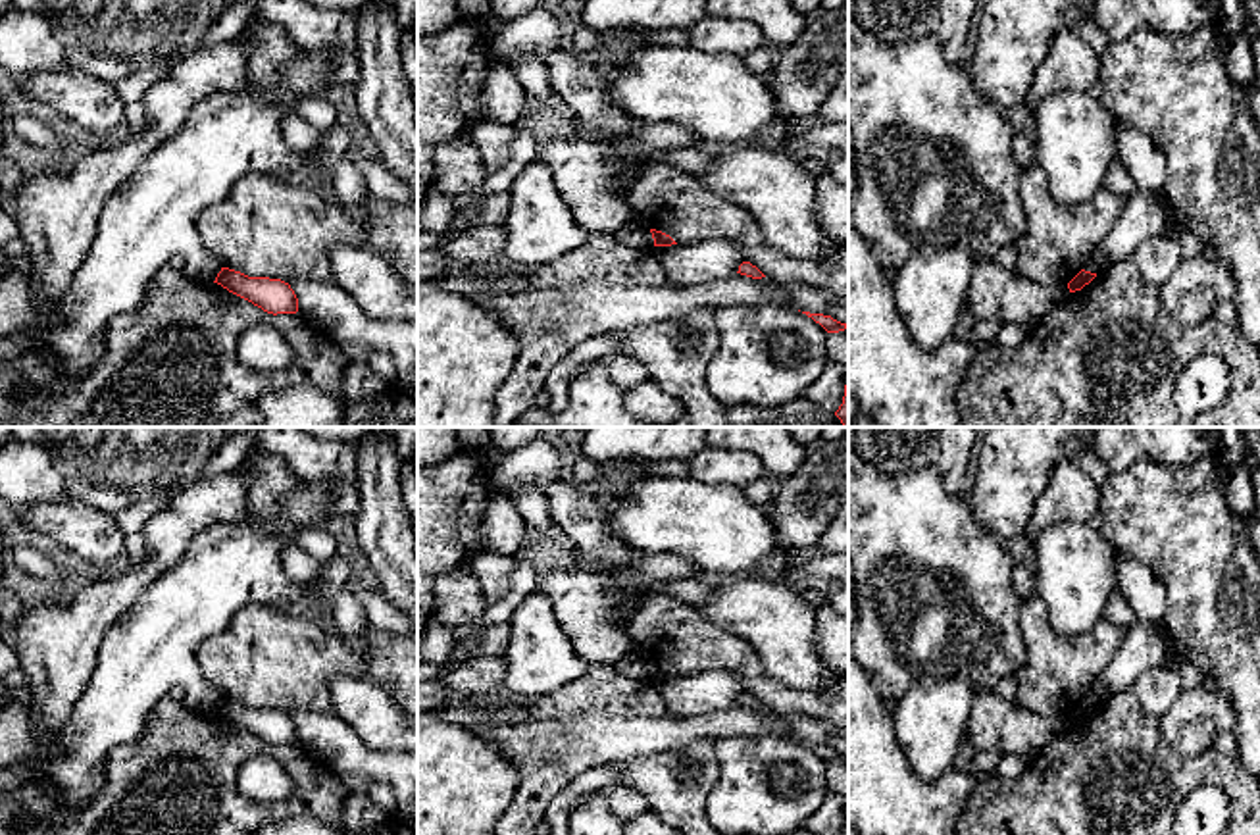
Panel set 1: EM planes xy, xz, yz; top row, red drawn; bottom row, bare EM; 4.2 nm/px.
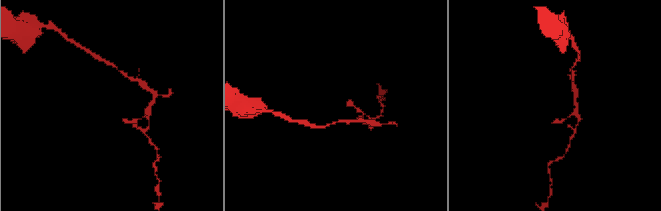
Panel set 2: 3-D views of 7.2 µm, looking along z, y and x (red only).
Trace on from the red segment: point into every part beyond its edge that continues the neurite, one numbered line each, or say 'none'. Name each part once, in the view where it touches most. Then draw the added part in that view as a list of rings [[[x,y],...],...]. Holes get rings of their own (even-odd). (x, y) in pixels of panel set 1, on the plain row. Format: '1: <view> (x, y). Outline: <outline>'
none

